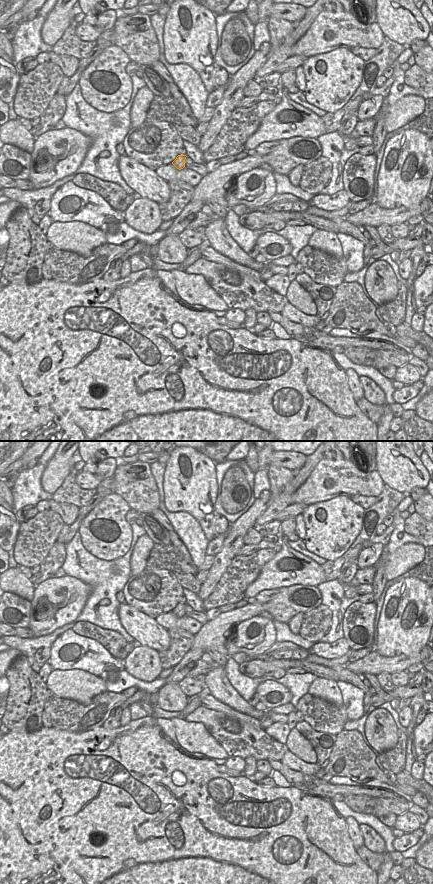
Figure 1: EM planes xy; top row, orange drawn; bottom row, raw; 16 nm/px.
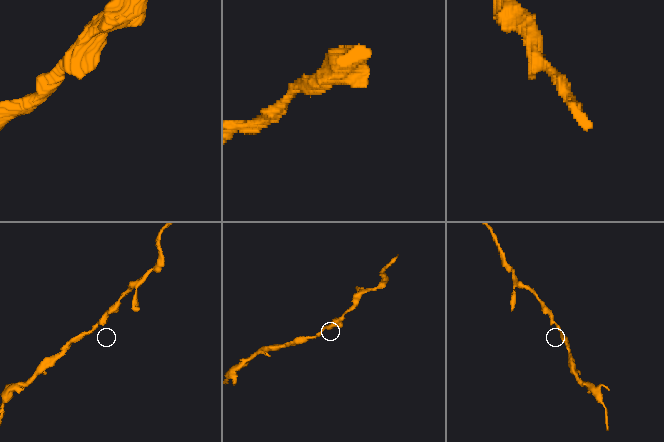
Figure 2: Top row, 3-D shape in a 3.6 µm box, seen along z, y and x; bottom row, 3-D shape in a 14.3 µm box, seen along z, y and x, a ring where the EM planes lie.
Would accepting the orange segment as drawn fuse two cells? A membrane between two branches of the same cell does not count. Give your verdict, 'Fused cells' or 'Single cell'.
Single cell.

